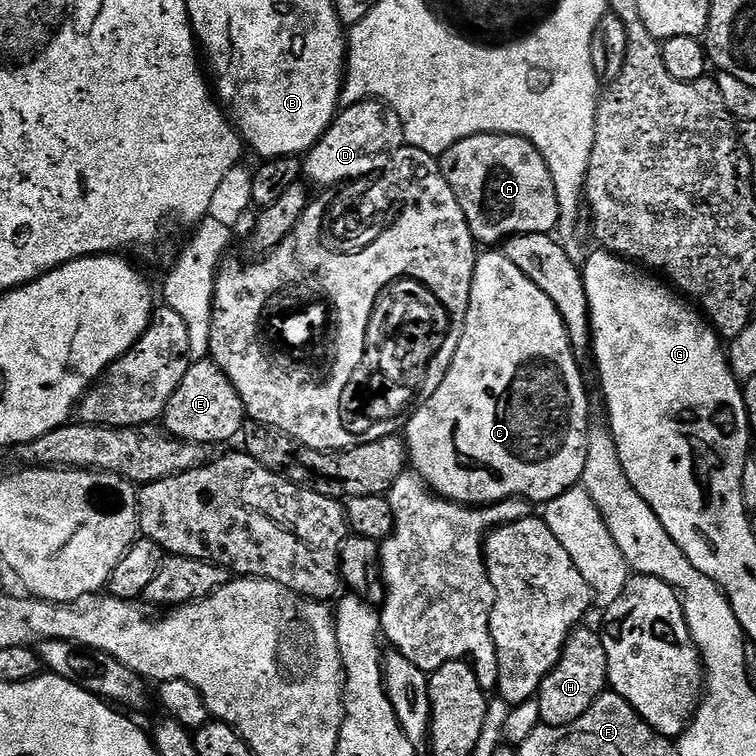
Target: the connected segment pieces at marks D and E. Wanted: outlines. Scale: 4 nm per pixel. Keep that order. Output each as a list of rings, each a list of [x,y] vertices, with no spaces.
[[[363,100],[361,104],[337,111],[324,137],[303,157],[302,176],[313,185],[321,184],[319,187],[324,190],[347,186],[353,180],[379,173],[389,163],[390,157],[405,144],[402,118],[398,118],[395,110],[379,100]]]
[[[211,358],[200,360],[197,364],[196,361],[189,363],[186,378],[182,378],[178,390],[174,390],[162,417],[162,427],[169,436],[209,446],[224,444],[235,436],[237,439],[243,433],[245,423],[242,398],[238,398],[234,382],[226,378],[226,374]]]

